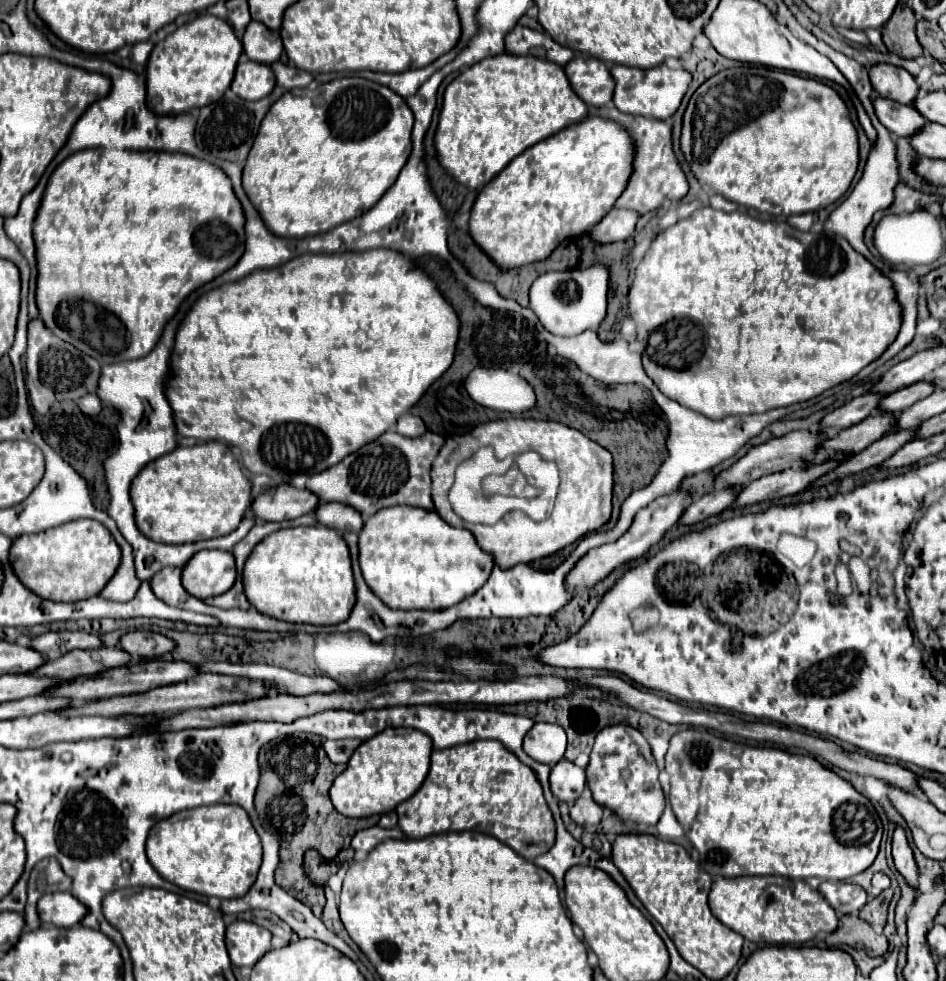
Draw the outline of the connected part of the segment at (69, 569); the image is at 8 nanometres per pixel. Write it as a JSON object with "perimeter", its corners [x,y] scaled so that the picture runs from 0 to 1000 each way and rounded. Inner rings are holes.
{"perimeter":[[[87,528],[17,548],[8,569],[21,593],[42,610],[80,614],[101,608],[110,599],[127,575],[127,559],[106,532]]]}

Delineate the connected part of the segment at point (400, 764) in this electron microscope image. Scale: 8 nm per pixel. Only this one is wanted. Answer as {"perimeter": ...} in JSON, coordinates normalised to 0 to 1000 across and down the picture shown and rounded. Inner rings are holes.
{"perimeter":[[[408,742],[406,746],[400,746],[391,754],[383,756],[372,773],[366,779],[366,785],[353,795],[349,803],[349,813],[353,824],[368,832],[368,834],[389,834],[393,830],[406,830],[416,826],[423,818],[431,815],[448,797],[452,783],[455,783],[455,769],[457,769],[457,754],[448,750],[448,746],[438,742]]]}

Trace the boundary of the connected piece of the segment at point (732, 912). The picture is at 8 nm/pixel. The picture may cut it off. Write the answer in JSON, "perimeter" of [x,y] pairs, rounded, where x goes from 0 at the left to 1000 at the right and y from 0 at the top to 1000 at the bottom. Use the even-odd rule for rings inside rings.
{"perimeter":[[[780,893],[780,895],[753,895],[748,911],[753,932],[799,962],[850,962],[865,950],[882,950],[886,934],[871,913],[856,905],[850,897],[833,897],[827,893]]]}

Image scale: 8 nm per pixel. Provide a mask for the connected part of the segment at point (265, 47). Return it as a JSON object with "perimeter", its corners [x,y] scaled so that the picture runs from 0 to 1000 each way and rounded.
{"perimeter":[[[264,22],[256,37],[258,55],[275,65],[288,65],[296,59],[300,47],[294,31],[285,31],[275,22]]]}

